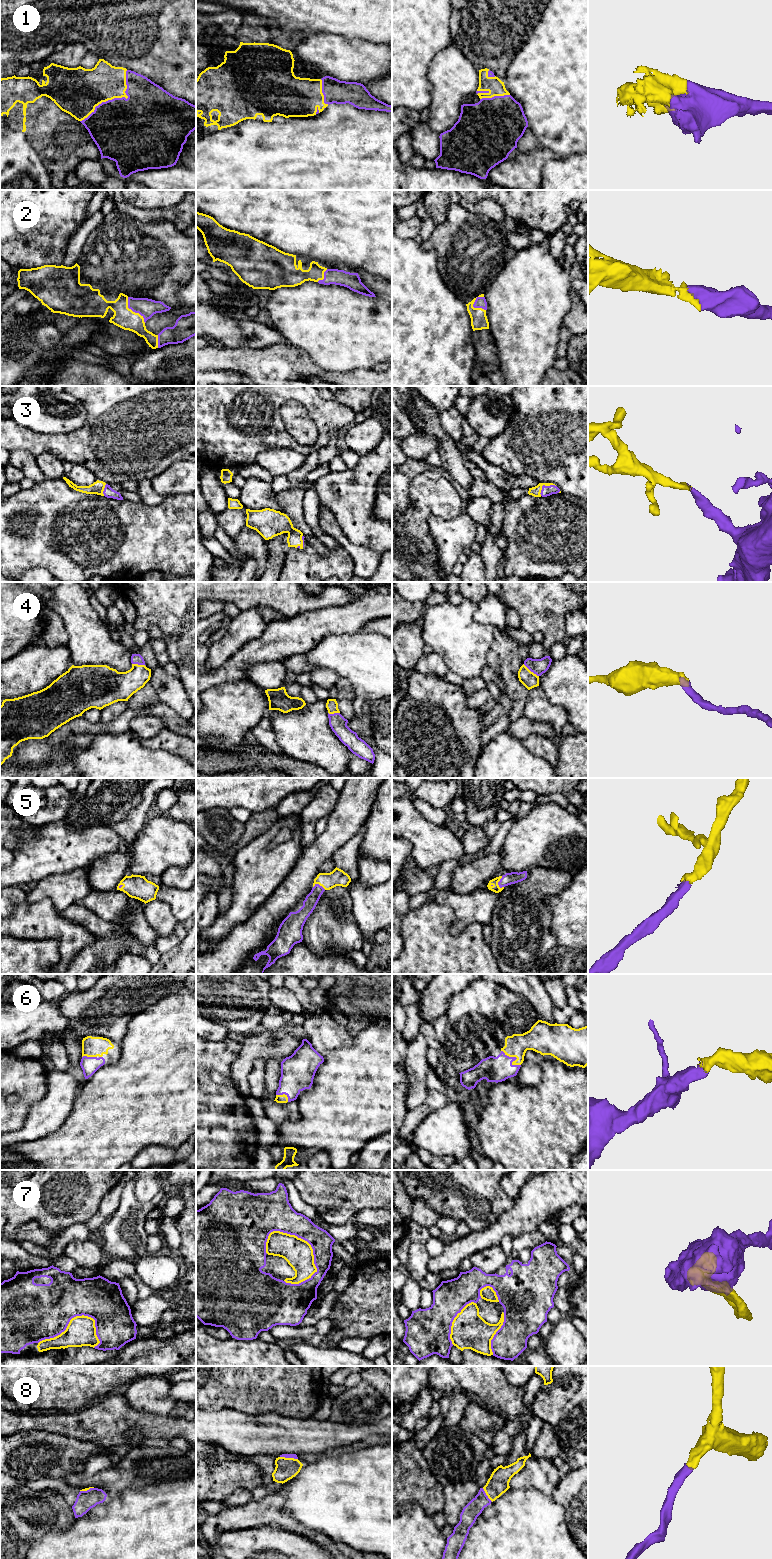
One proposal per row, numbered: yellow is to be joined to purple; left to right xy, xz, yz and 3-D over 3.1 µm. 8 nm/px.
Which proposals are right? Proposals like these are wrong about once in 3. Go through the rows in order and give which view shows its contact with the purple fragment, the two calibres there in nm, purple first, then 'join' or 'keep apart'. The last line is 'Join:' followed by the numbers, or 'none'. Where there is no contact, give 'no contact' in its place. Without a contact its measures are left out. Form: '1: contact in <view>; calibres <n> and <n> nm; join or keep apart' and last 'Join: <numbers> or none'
1: contact in xy; calibres 480 and 320 nm; join
2: contact in xy; calibres 150 and 170 nm; join
3: contact in yz; calibres 80 and 80 nm; join
4: contact in yz; calibres 130 and 130 nm; join
5: contact in yz; calibres 100 and 70 nm; join
6: contact in yz; calibres 200 and 220 nm; join
7: contact in xz; calibres 240 and 220 nm; keep apart
8: contact in xz; calibres 40 and 180 nm; join
Join: 1, 2, 3, 4, 5, 6, 8

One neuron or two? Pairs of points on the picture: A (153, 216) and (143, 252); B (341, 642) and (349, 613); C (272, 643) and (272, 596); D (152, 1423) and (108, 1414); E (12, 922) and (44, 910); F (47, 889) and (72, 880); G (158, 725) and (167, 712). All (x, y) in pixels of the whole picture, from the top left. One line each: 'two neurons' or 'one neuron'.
A: two neurons
B: two neurons
C: two neurons
D: one neuron
E: one neuron
F: one neuron
G: two neurons

